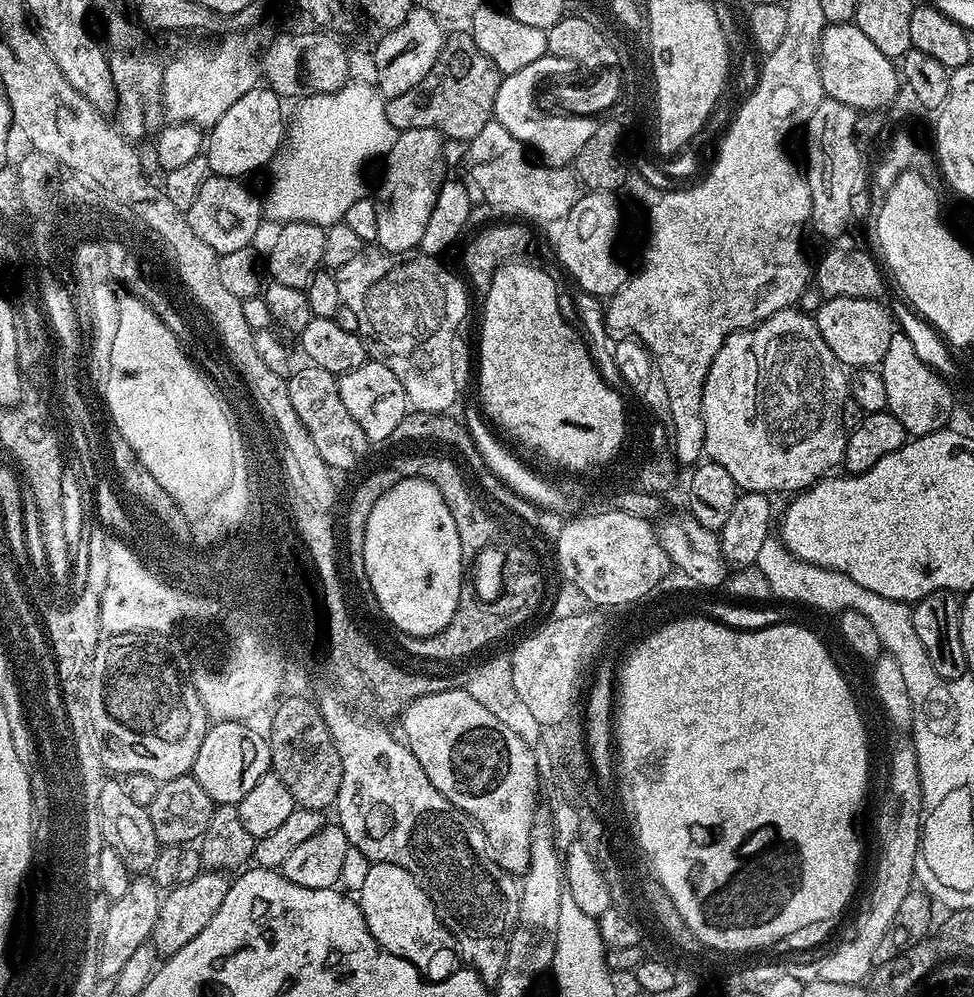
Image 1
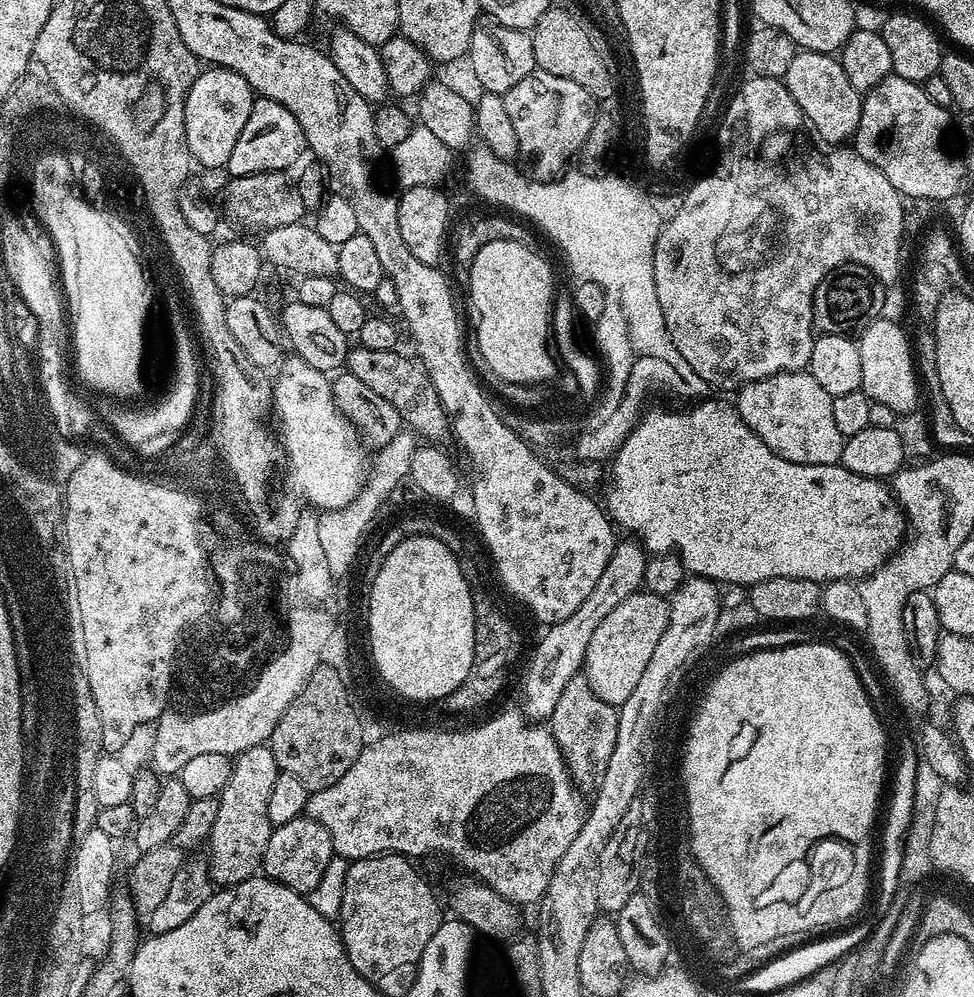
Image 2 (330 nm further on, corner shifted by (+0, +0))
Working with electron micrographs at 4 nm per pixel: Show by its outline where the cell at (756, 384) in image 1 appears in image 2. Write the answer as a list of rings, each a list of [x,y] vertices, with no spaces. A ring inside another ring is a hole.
[[[799,370],[796,372],[779,372],[773,376],[767,376],[761,380],[755,380],[745,384],[743,388],[735,393],[734,407],[740,413],[741,420],[766,442],[782,458],[799,464],[838,464],[840,455],[844,449],[846,437],[838,432],[834,423],[831,404],[833,397],[814,382],[811,372]]]

